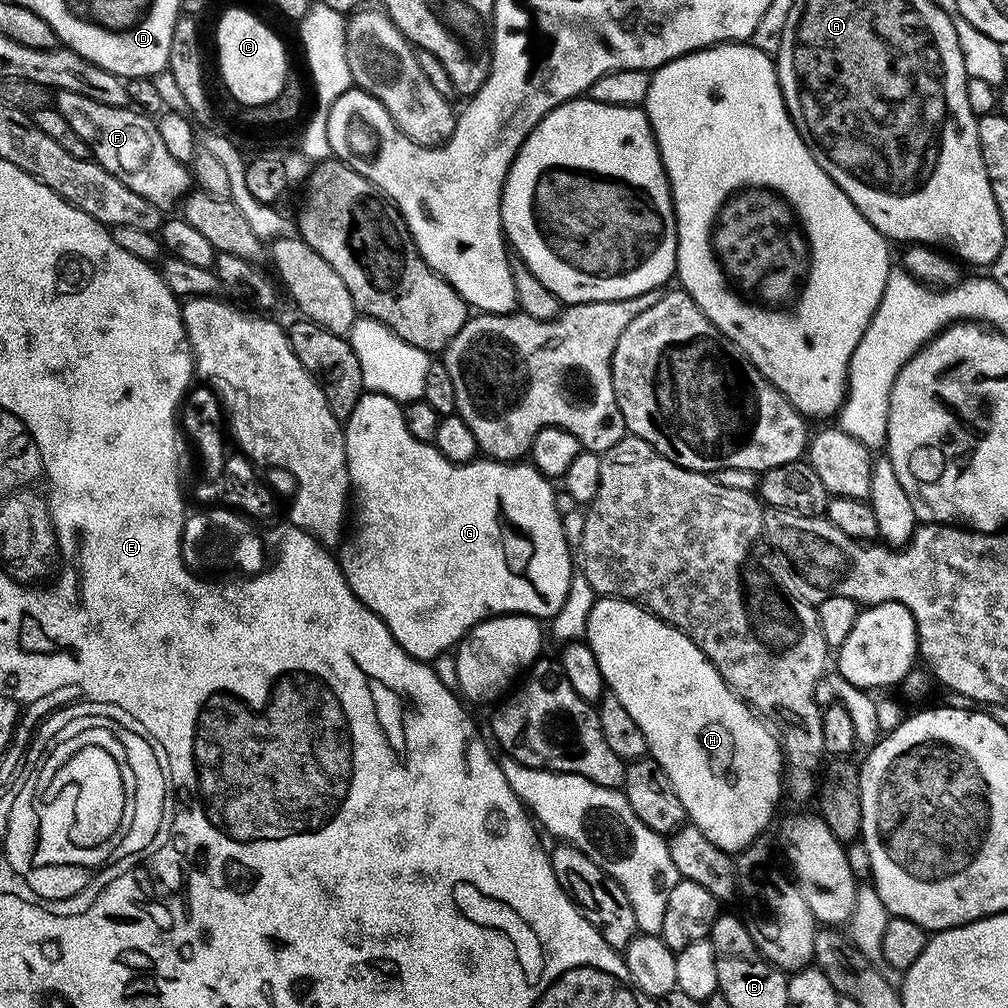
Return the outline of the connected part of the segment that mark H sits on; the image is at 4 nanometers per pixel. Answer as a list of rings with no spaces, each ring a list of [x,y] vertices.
[[[612,596],[597,598],[590,610],[590,618],[586,622],[586,643],[594,658],[598,658],[598,670],[602,670],[607,691],[613,692],[618,702],[622,702],[622,706],[626,706],[627,712],[633,716],[634,722],[638,722],[638,730],[642,730],[642,734],[646,737],[648,755],[658,762],[658,766],[662,766],[662,770],[666,770],[666,774],[670,774],[674,794],[682,798],[685,817],[694,826],[698,826],[698,830],[702,830],[702,834],[706,834],[706,838],[710,838],[710,842],[714,842],[714,846],[721,848],[723,852],[729,854],[743,852],[759,837],[756,835],[771,822],[772,811],[780,800],[780,792],[782,796],[782,777],[786,772],[786,761],[783,752],[780,751],[780,741],[774,735],[773,729],[728,687],[728,683],[721,678],[718,670],[714,670],[711,662],[702,654],[702,650],[698,650],[698,646],[694,646],[694,642],[690,642],[686,634],[682,634],[674,626],[658,619],[652,612],[638,607],[637,604],[632,604],[628,600],[616,600]]]

